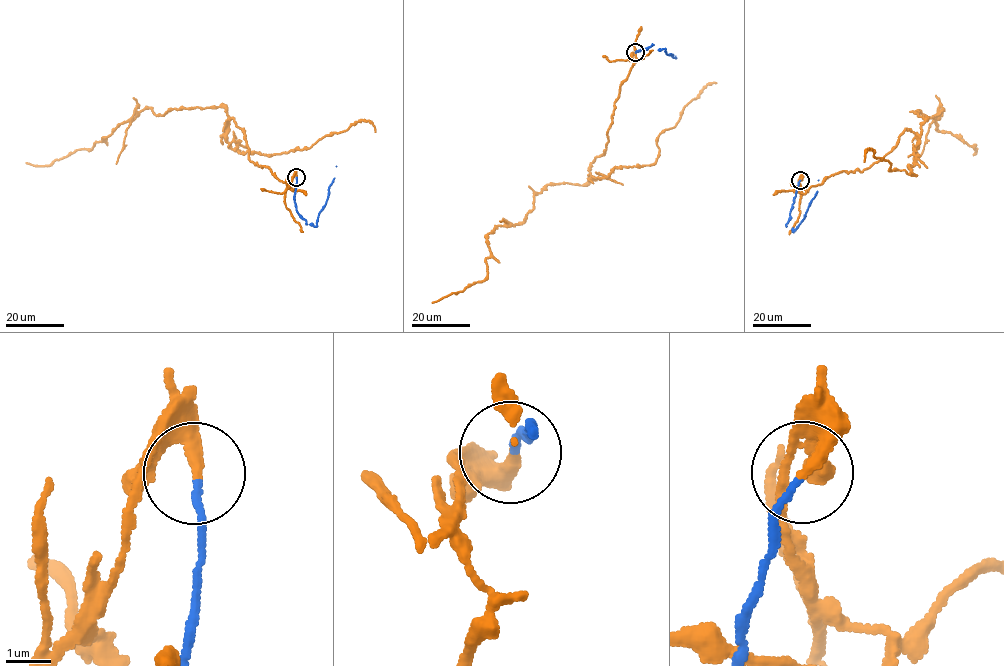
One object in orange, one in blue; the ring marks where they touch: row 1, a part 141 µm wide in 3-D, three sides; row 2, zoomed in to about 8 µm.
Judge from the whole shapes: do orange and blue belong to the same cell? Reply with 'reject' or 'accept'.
reject

